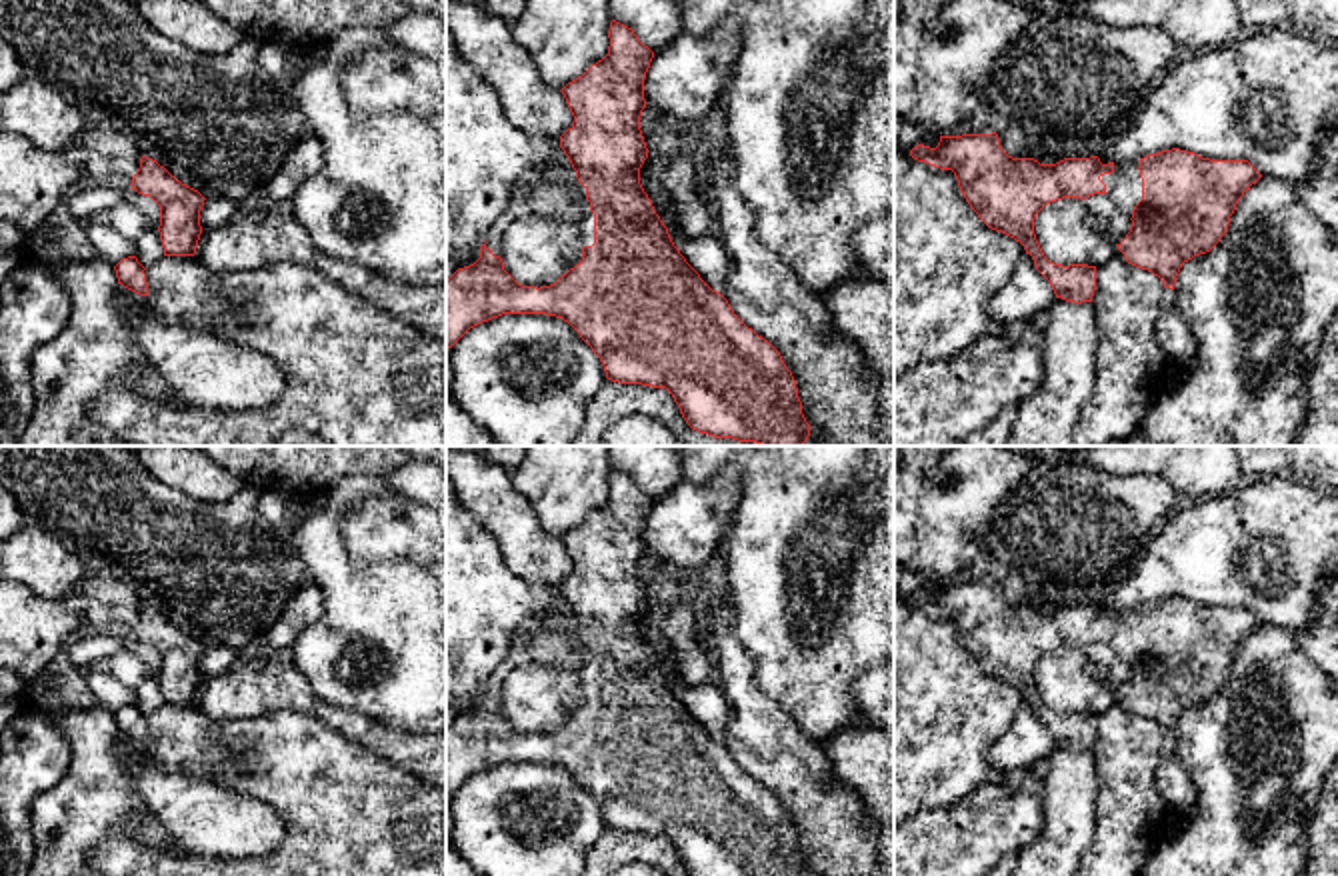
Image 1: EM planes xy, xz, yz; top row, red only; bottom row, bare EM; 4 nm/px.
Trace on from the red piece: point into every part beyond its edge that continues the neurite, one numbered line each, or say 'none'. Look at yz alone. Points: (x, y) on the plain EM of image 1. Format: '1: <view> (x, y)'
1: yz (1124, 632)

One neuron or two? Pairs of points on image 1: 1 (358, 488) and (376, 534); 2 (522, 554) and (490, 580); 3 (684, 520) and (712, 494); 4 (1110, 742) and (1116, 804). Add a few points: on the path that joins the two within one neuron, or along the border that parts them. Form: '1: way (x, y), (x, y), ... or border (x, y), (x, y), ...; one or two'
1: border (390, 490), (366, 496), (344, 514), (344, 544); two
2: border (482, 526), (518, 576), (550, 584); two
3: way (690, 516), (706, 500); one
4: way (1116, 758), (1116, 788); one

